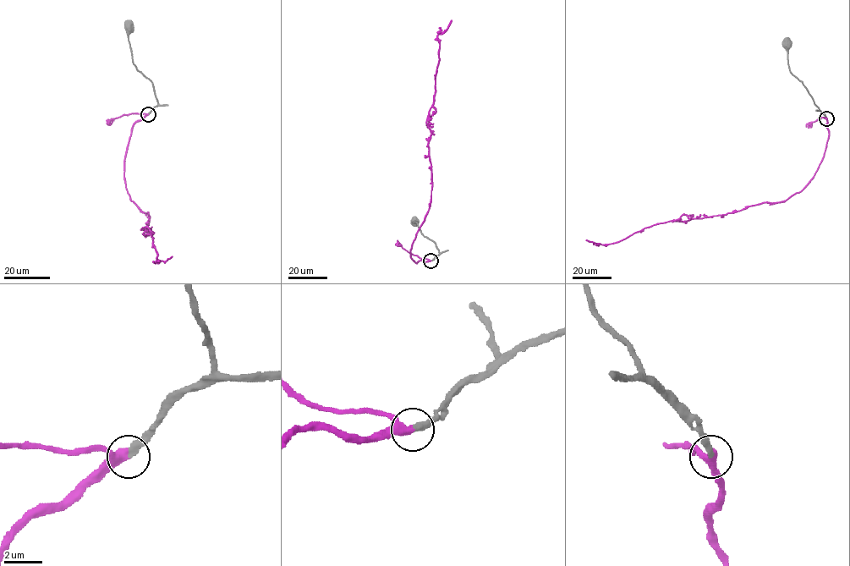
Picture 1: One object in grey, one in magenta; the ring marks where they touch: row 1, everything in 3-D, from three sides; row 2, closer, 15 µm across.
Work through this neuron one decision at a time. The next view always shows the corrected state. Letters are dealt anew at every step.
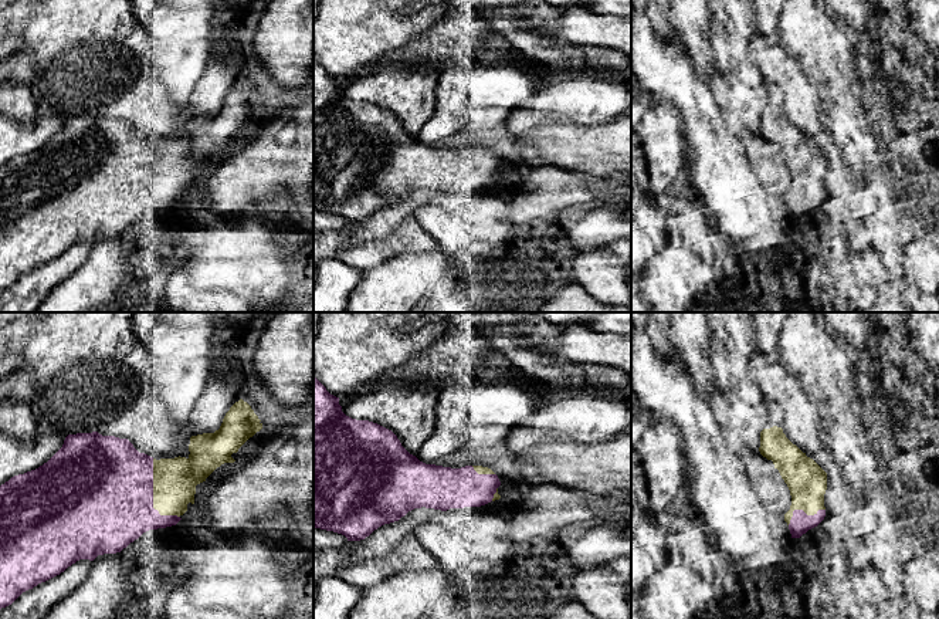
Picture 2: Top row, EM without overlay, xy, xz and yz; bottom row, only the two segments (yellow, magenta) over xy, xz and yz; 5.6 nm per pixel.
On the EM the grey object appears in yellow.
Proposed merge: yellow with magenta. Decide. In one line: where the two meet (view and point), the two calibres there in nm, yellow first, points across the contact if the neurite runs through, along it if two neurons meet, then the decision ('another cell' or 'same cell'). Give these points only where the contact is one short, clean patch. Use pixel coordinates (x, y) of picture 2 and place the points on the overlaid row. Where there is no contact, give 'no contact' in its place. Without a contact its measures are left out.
meets yellow in xy at (153, 496); 240 nm thick on the yellow side, 500 nm on the other; same cell

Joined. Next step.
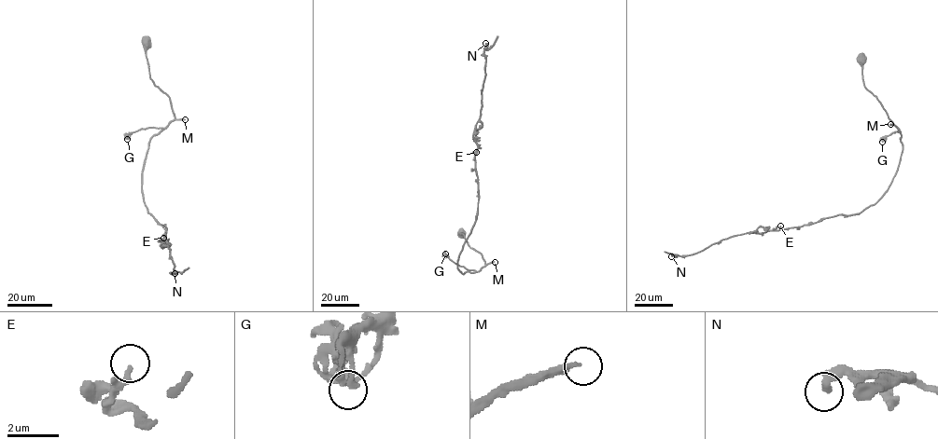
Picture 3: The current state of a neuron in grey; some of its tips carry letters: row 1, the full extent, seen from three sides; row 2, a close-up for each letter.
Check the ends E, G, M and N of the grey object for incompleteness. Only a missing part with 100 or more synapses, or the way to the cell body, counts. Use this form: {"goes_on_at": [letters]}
{"goes_on_at": ["M"]}

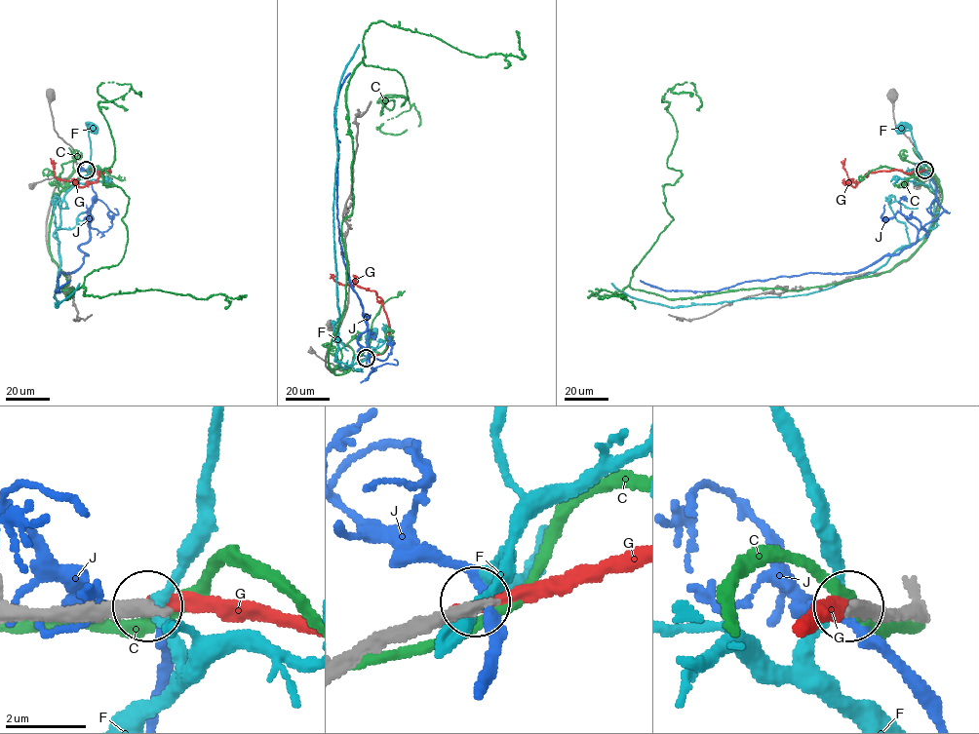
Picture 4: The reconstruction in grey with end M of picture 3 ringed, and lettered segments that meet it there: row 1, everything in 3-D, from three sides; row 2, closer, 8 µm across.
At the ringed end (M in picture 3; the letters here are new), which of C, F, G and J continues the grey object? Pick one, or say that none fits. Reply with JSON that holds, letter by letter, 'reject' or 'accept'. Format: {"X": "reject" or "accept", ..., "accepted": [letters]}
{"C": "reject", "F": "reject", "G": "accept", "J": "reject", "accepted": ["G"]}

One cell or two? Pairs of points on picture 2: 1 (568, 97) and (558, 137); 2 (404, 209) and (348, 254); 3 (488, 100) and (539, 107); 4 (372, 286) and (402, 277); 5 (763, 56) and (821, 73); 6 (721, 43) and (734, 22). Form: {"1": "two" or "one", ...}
{"1": "two", "2": "two", "3": "two", "4": "one", "5": "two", "6": "one"}

